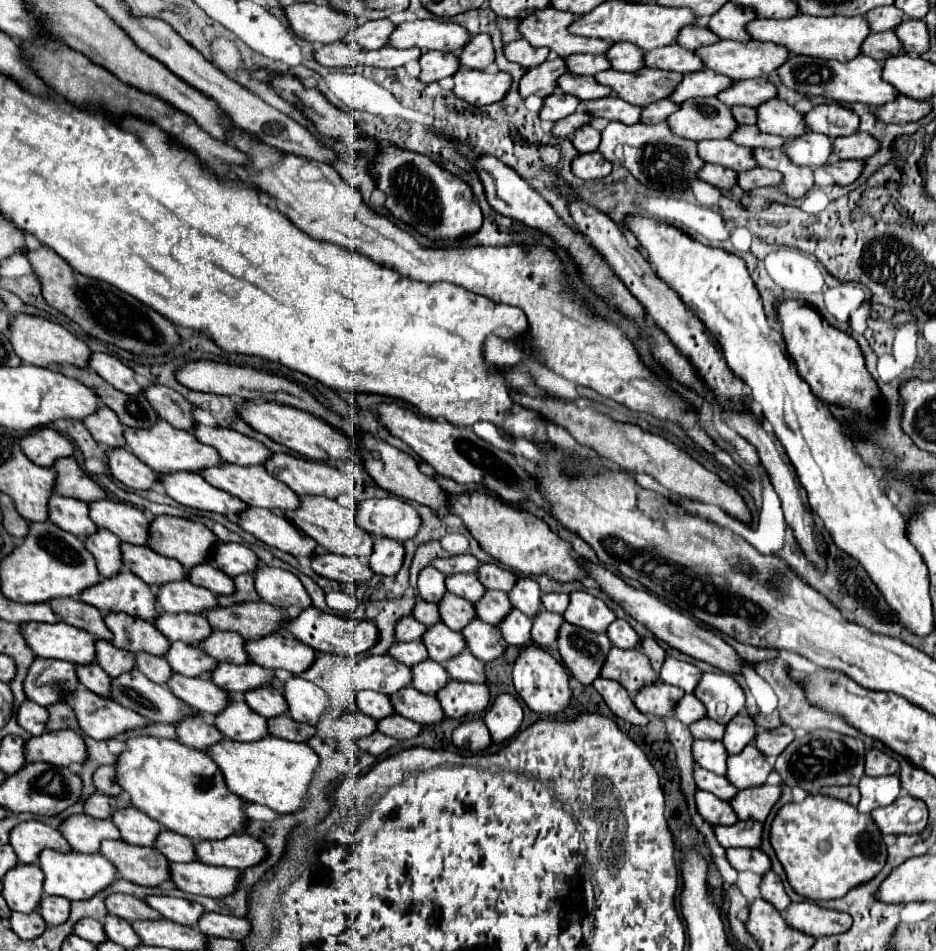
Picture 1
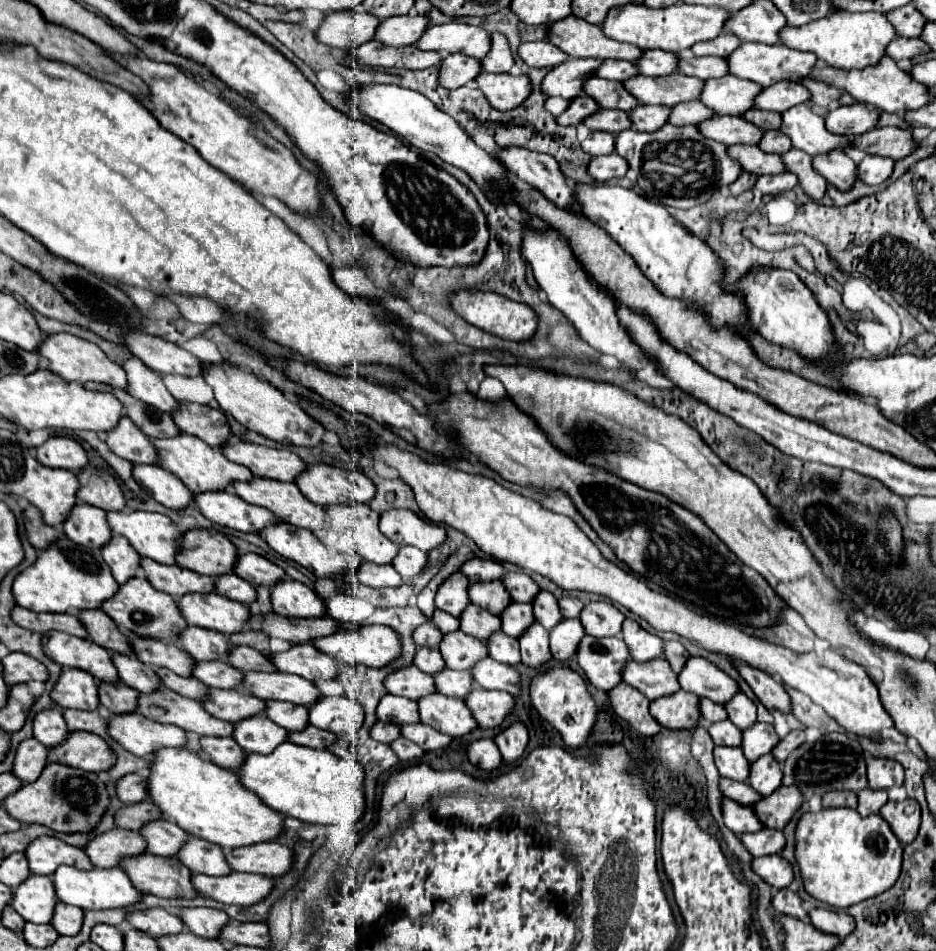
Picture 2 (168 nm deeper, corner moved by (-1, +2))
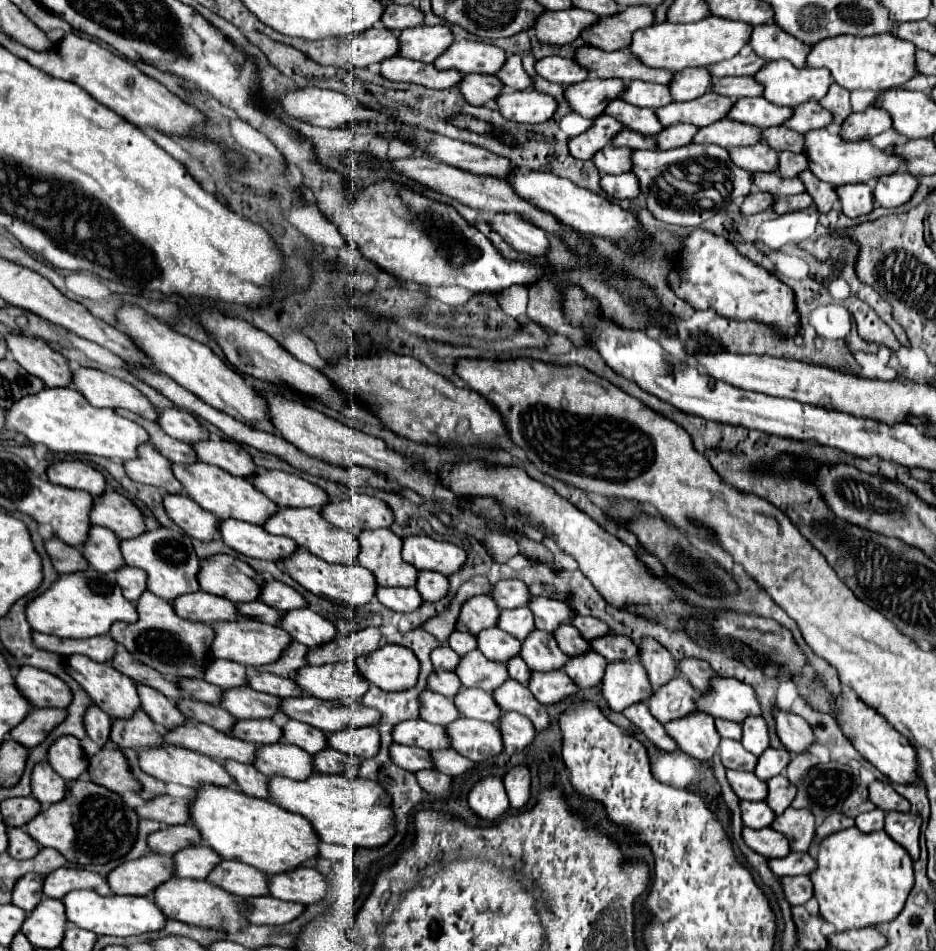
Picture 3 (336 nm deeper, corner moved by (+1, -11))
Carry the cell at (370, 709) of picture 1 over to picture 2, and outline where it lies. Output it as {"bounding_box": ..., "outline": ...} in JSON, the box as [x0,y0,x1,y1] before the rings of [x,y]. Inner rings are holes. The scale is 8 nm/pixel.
{"bounding_box":[378,695,420,725],"outline":[[[386,695],[386,697],[382,697],[382,701],[378,705],[378,719],[380,721],[390,721],[390,723],[396,723],[396,725],[420,723],[418,703],[410,701],[406,697]]]}

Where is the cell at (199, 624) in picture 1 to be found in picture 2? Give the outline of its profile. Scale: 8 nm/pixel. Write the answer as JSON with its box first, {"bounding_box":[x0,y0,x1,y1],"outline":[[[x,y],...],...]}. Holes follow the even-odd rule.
{"bounding_box":[178,627,230,661],"outline":[[[188,627],[178,643],[196,661],[216,661],[220,657],[226,657],[230,651],[226,635],[210,633],[208,629],[198,629],[198,627]]]}

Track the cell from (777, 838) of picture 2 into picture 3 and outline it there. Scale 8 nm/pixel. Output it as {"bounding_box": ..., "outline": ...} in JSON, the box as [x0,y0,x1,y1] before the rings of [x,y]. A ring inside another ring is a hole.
{"bounding_box":[768,852,816,876],"outline":[[[790,852],[784,858],[768,858],[768,868],[776,876],[810,874],[816,868],[816,860],[806,852]]]}

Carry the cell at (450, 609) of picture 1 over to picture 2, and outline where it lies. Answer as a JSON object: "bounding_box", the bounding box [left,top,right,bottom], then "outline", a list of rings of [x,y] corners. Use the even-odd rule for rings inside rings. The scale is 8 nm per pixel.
{"bounding_box":[460,605,500,641],"outline":[[[470,605],[466,613],[460,617],[460,629],[472,637],[478,637],[482,641],[488,641],[488,637],[496,631],[500,631],[500,617],[486,613],[486,609],[478,609],[476,605]]]}

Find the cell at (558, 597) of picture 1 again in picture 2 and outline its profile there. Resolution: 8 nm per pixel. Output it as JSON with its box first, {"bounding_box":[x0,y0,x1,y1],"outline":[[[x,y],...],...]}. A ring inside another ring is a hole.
{"bounding_box":[558,597,584,619],"outline":[[[564,597],[564,599],[558,599],[560,603],[560,609],[562,609],[562,615],[566,619],[570,617],[580,617],[582,609],[584,609],[584,603],[580,599],[572,599],[572,597]]]}

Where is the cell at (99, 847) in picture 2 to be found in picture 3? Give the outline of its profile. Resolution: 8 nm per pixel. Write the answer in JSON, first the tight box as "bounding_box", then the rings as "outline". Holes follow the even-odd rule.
{"bounding_box":[106,854,172,896],"outline":[[[148,854],[136,860],[120,860],[120,864],[106,874],[106,882],[114,894],[130,896],[150,896],[156,886],[166,882],[172,876],[172,862],[166,854]]]}

